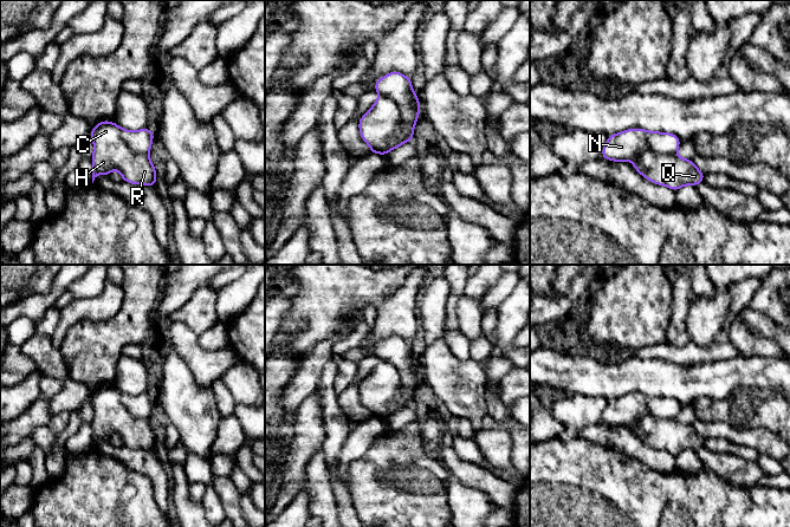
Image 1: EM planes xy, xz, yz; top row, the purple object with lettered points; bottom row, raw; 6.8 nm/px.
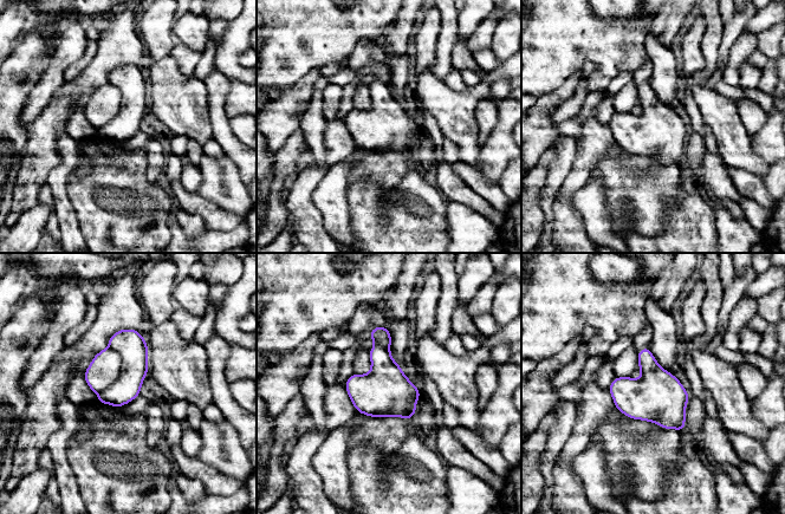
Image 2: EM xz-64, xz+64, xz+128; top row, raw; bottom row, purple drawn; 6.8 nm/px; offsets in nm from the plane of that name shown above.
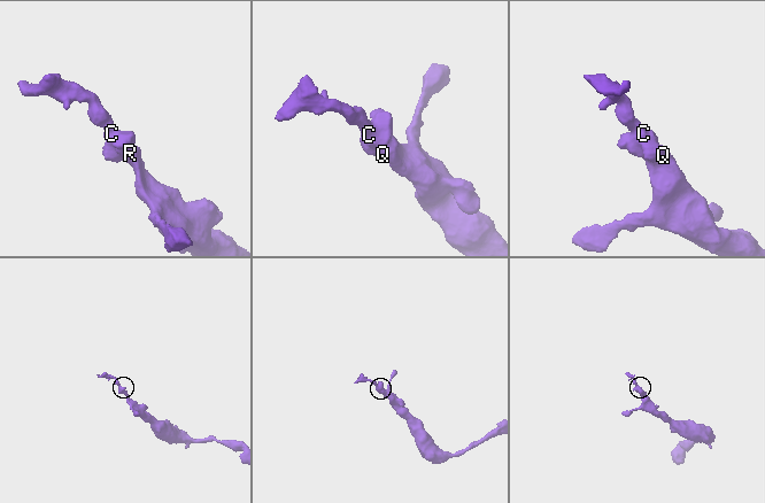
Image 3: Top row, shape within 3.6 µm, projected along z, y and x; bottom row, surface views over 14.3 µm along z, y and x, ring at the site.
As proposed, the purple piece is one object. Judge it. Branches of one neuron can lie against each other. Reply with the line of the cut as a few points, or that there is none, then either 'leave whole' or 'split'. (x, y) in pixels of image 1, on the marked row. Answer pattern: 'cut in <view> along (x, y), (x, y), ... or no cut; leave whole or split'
cut in xz along (380, 93), (387, 95), (400, 114), (388, 151); split

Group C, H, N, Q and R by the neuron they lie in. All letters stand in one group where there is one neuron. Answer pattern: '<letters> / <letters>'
C H Q R / N

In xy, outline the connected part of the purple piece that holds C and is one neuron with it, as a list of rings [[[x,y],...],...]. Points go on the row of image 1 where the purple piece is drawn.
[[[101,121],[91,128],[93,142],[92,183],[98,175],[110,176],[117,169],[122,181],[156,188],[156,168],[148,155],[134,152],[121,137],[122,128],[114,121]]]

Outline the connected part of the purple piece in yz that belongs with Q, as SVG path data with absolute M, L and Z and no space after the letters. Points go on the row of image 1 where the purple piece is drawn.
M641 150L633 160L635 170L649 182L668 187L678 191L684 186L697 187L704 182L705 175L693 160L676 154L658 154L653 150Z

